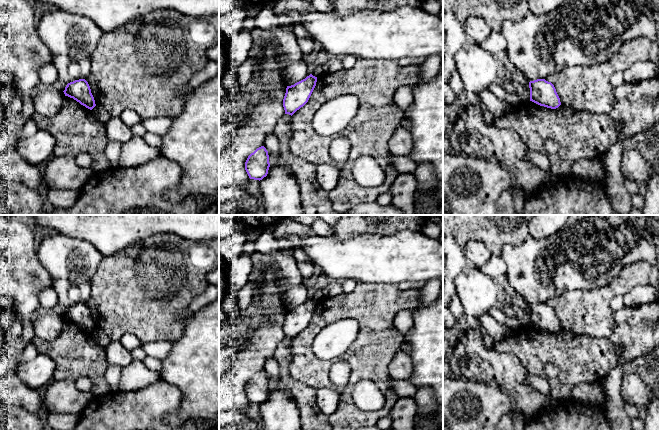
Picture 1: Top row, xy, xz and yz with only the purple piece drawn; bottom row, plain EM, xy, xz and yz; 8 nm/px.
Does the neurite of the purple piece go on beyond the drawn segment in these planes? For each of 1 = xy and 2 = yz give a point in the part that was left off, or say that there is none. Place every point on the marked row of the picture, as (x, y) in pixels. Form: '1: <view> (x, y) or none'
1: none
2: none

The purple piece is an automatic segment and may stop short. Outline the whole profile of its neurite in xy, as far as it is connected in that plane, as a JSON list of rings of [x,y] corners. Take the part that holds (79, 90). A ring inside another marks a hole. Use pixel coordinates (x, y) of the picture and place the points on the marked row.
[[[79,79],[68,83],[63,92],[65,96],[73,98],[90,110],[96,106],[90,86],[85,79]]]

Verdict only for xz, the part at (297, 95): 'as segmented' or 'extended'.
as segmented

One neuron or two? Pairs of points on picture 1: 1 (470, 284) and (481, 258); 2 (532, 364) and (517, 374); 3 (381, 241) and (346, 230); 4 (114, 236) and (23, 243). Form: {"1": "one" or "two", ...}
{"1": "two", "2": "two", "3": "two", "4": "two"}

